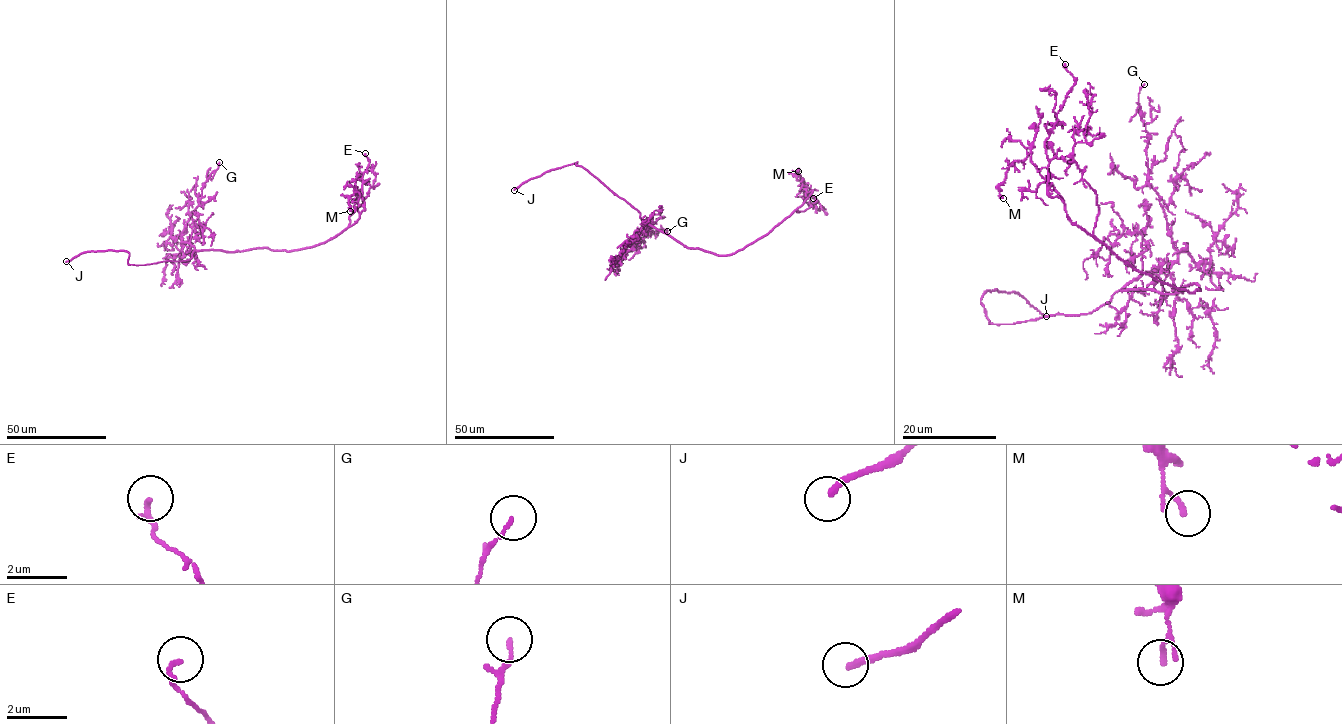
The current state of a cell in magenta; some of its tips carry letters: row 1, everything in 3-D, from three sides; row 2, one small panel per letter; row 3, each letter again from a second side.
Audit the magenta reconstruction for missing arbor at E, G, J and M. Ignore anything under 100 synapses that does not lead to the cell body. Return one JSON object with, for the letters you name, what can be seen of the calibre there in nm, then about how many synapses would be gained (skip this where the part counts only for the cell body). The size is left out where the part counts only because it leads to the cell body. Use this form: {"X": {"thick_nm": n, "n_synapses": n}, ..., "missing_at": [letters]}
{"J": {"thick_nm": 200}, "missing_at": ["J"]}

